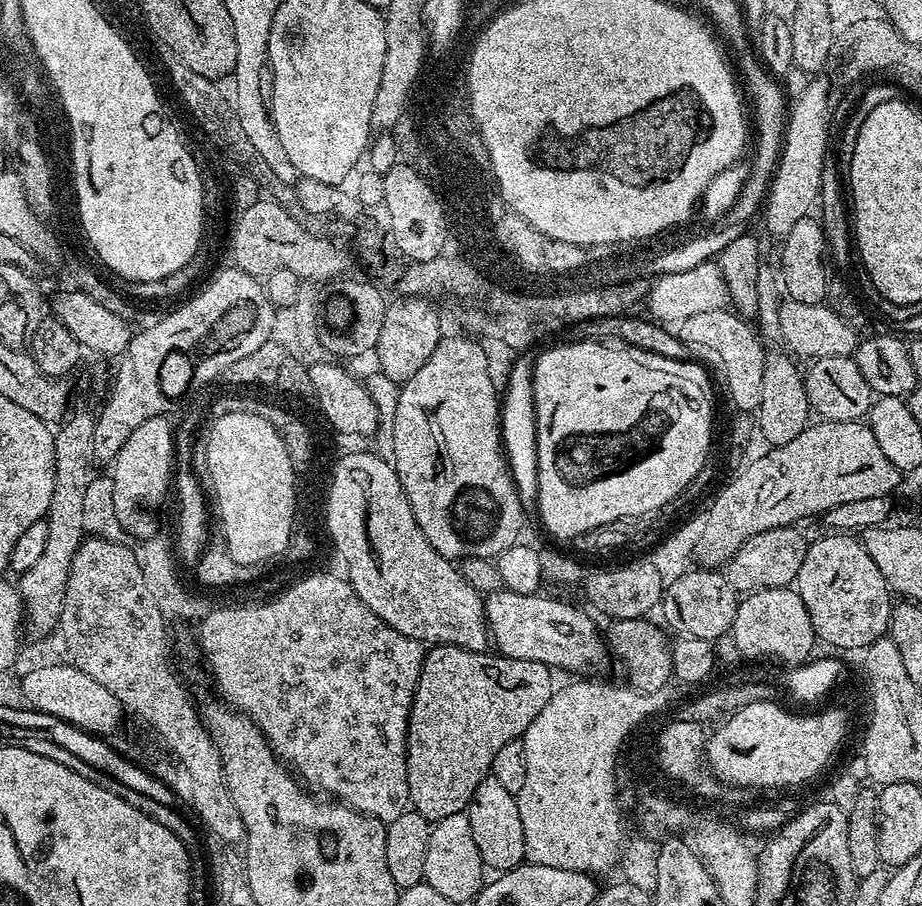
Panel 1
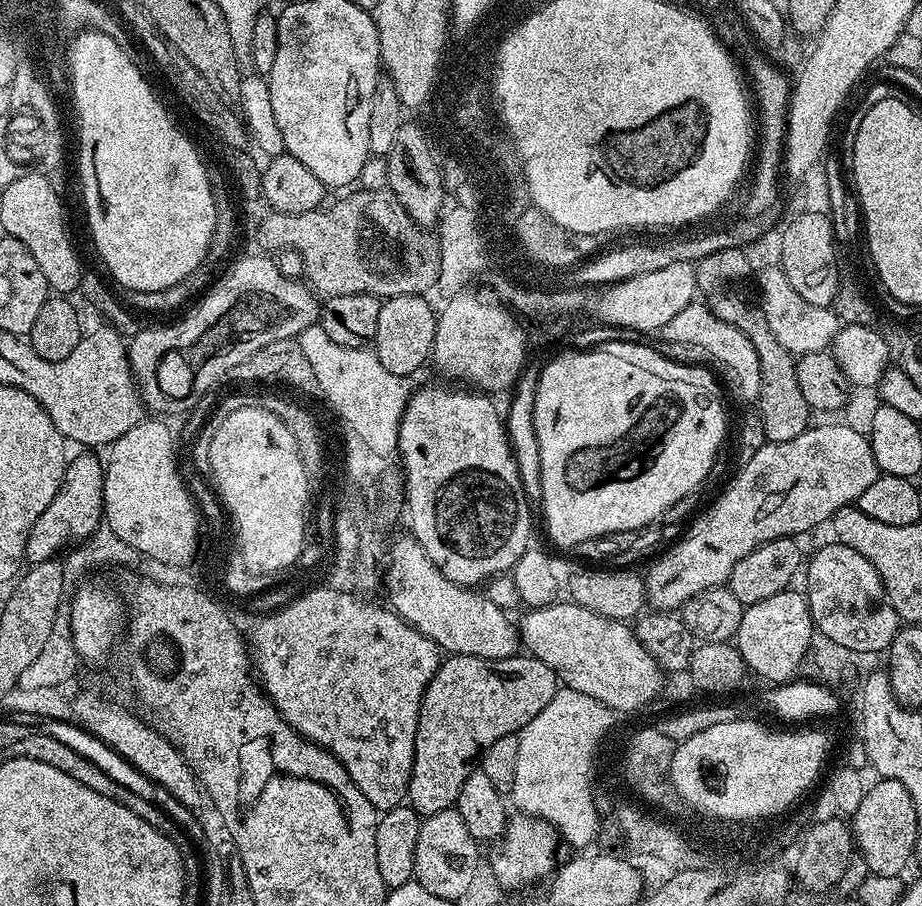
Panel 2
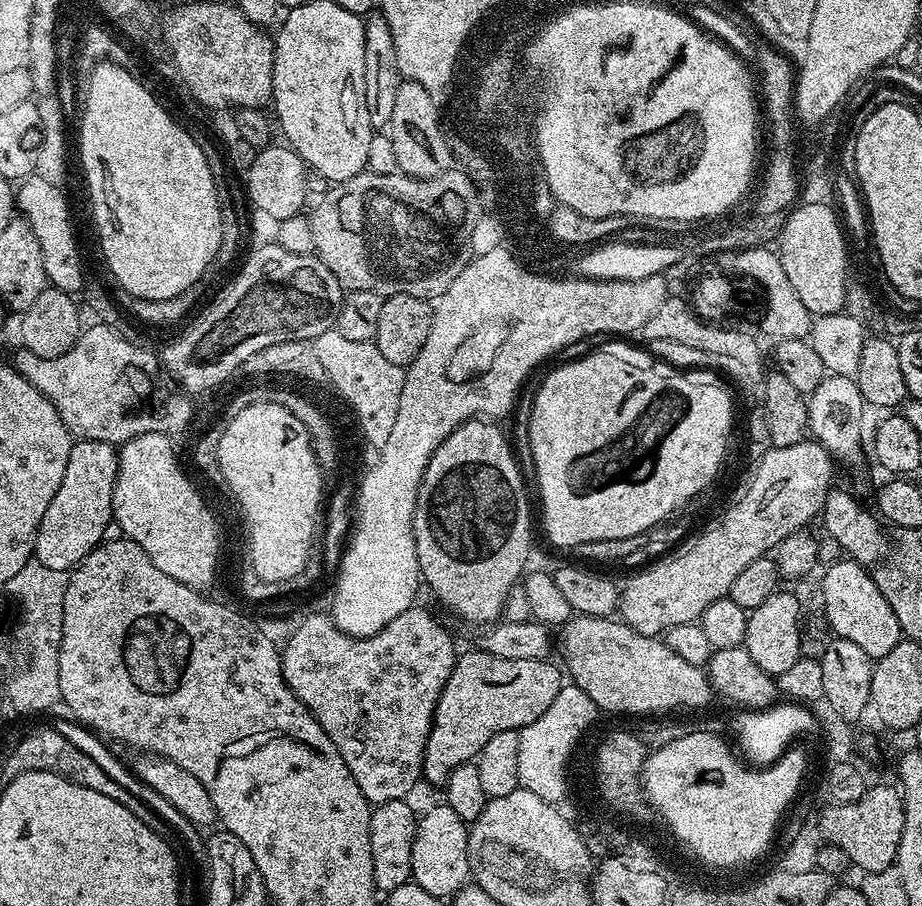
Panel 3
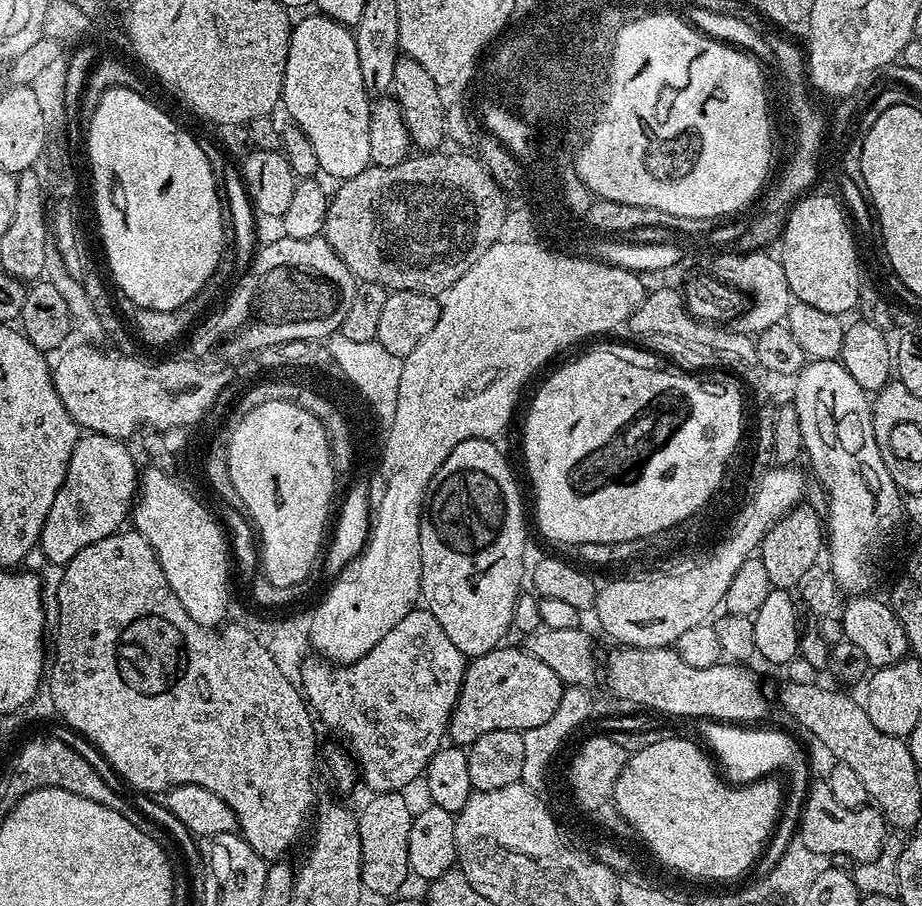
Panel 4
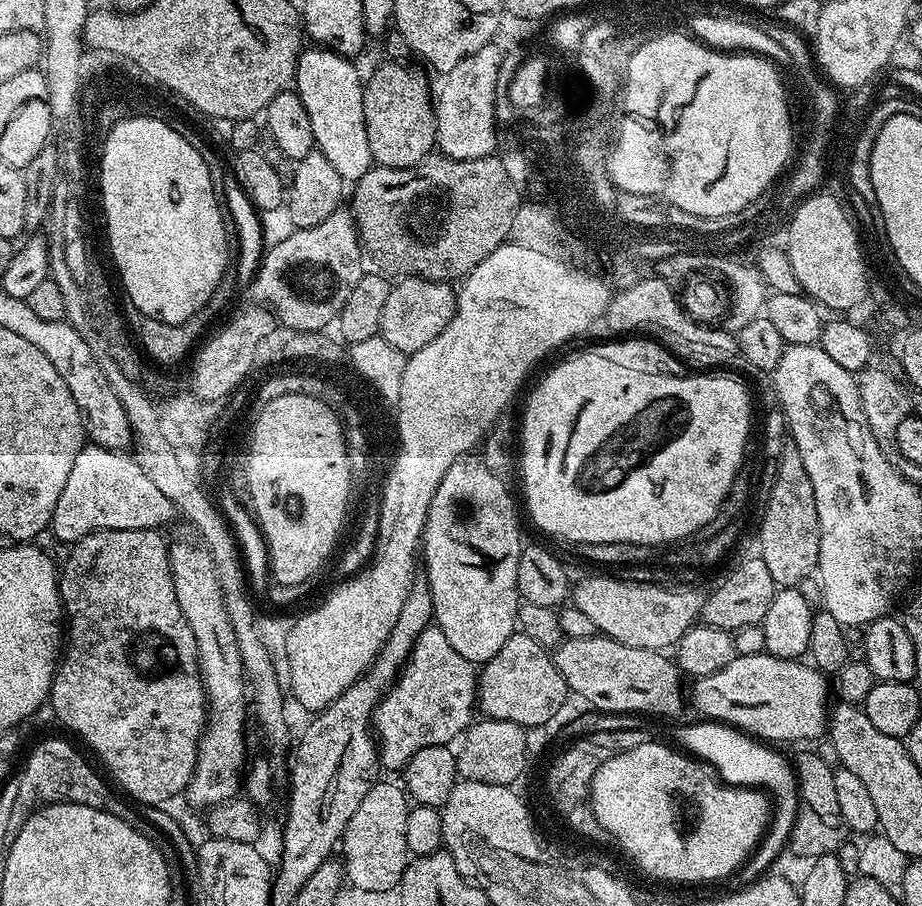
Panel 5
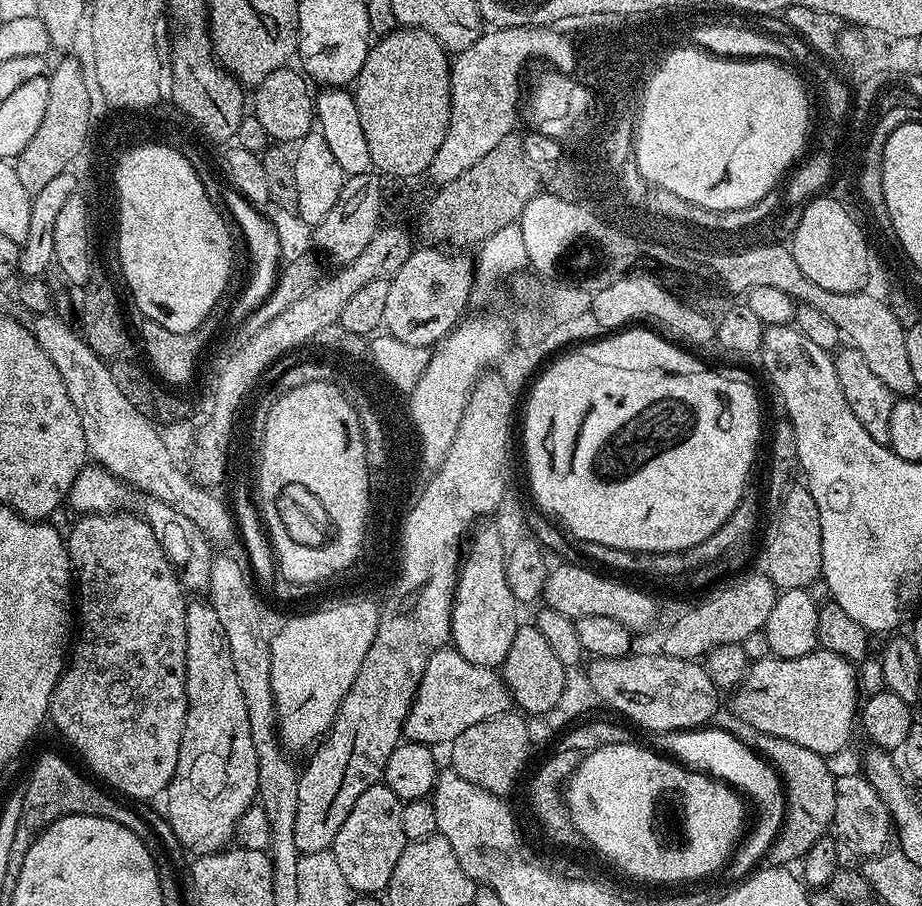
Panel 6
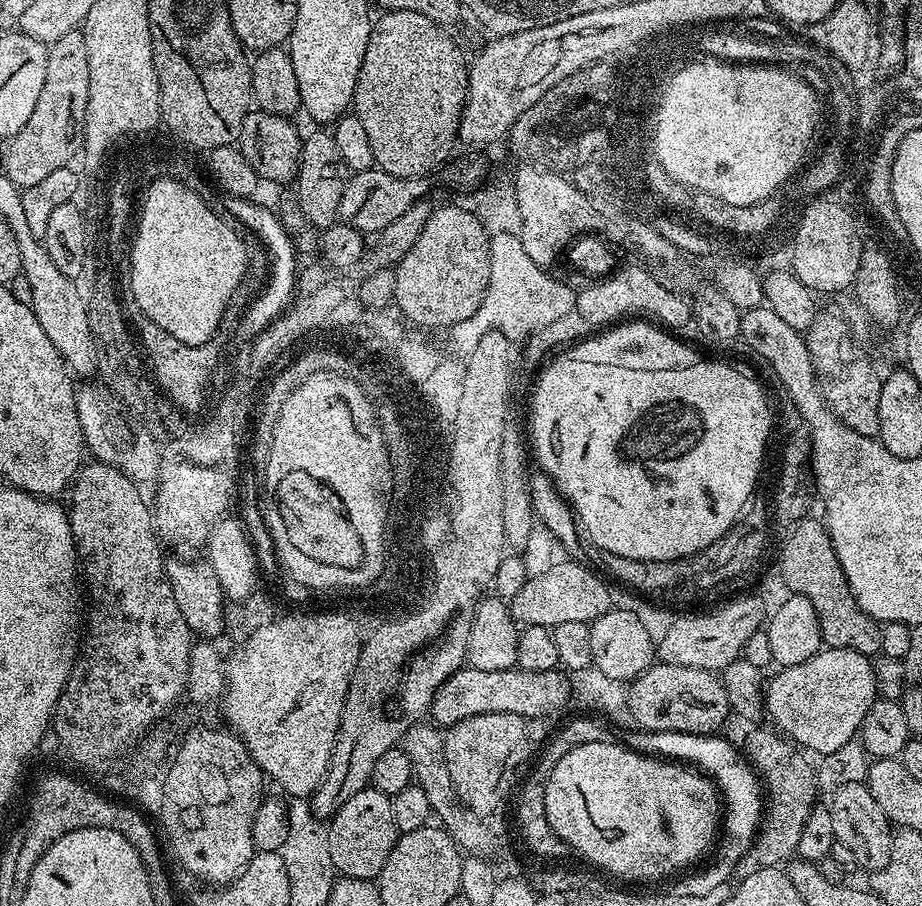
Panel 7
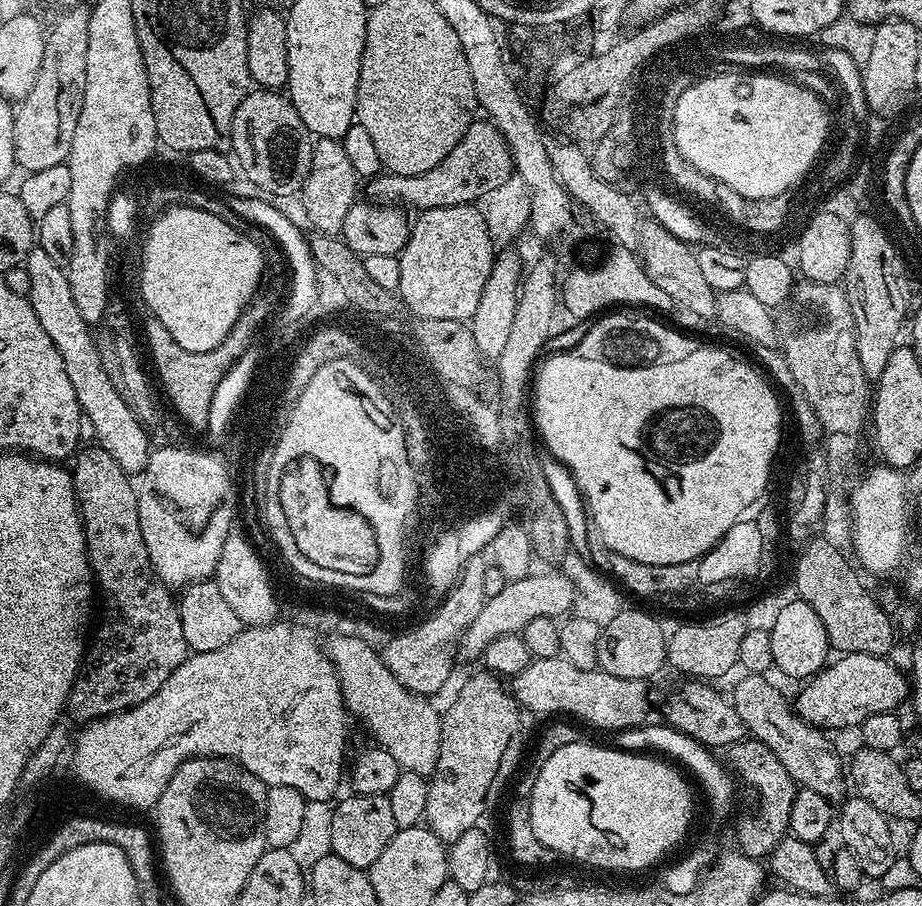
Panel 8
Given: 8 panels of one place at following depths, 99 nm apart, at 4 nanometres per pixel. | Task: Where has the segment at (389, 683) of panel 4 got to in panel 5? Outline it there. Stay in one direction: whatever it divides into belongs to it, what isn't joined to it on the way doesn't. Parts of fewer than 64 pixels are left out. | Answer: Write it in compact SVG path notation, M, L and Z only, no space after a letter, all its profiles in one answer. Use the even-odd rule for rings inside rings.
M430 626L418 634L396 683L384 693L372 714L379 763L399 773L408 765L410 758L418 754L418 750L439 744L448 746L453 743L452 739L455 741L463 737L472 727L478 712L477 679L477 665L462 658L462 654L450 646L446 634L442 634L439 628Z

